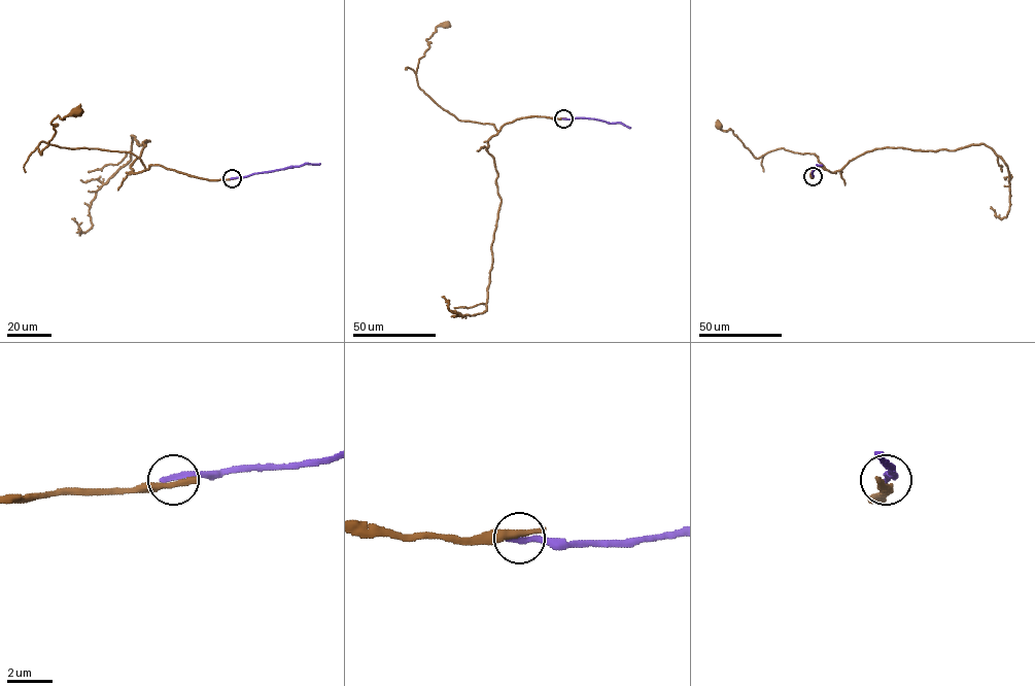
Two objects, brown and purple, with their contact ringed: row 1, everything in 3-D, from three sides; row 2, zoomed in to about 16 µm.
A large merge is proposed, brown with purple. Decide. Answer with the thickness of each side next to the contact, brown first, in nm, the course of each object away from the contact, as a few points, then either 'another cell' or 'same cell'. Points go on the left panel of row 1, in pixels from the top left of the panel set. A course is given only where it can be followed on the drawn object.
calibres 380 and 320 nm; course brown (232, 178), (147, 169), (131, 152), (44, 141), (40, 155), (55, 134), (52, 121), (75, 112); course purple (232, 178), (308, 163), (319, 164); another cell

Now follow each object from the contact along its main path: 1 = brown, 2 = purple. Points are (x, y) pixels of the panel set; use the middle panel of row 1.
1: (563, 118), (521, 117), (497, 131), (437, 105), (418, 87), (416, 69), (426, 39), (445, 24)
2: (563, 118), (590, 118), (621, 123), (630, 128)

